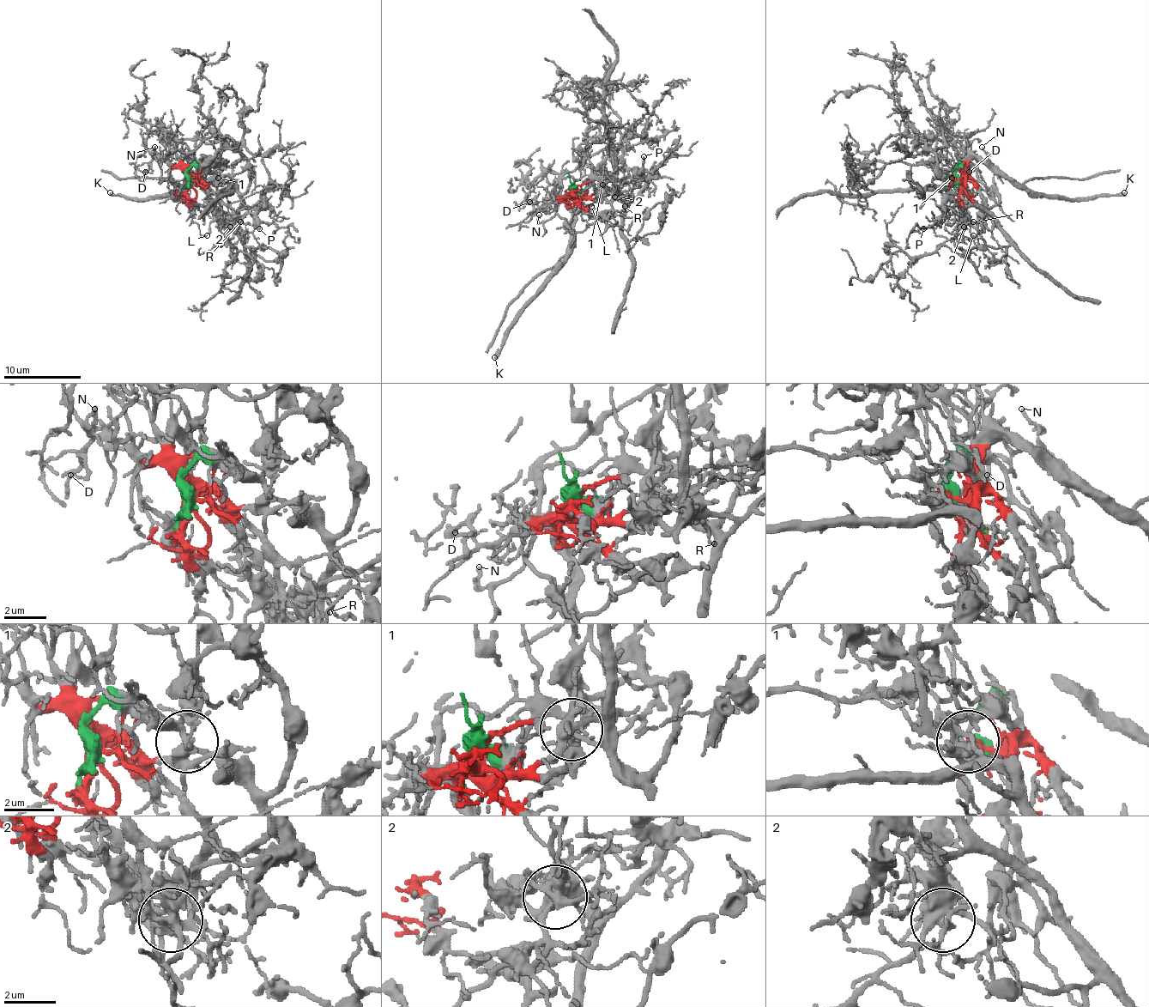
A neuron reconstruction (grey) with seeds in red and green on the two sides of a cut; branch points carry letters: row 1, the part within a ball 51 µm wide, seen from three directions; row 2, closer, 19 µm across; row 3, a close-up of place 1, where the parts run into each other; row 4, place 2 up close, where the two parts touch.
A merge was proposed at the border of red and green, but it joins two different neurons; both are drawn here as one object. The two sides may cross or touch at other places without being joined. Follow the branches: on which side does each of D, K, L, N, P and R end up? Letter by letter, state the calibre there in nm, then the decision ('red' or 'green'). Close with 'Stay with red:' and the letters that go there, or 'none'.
D: calibre 100 nm; red
K: calibre 320 nm; red
L: calibre 100 nm; red
N: calibre 140 nm; red
P: calibre 180 nm; green
R: calibre 120 nm; red
Stay with red: D, K, L, N, R

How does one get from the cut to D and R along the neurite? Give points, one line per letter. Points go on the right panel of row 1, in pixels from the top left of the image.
D: (960, 182), (962, 171), (971, 159), (976, 159), (970, 171)
R: (960, 182), (966, 178), (966, 192), (960, 206), (960, 223), (964, 227), (974, 221)

